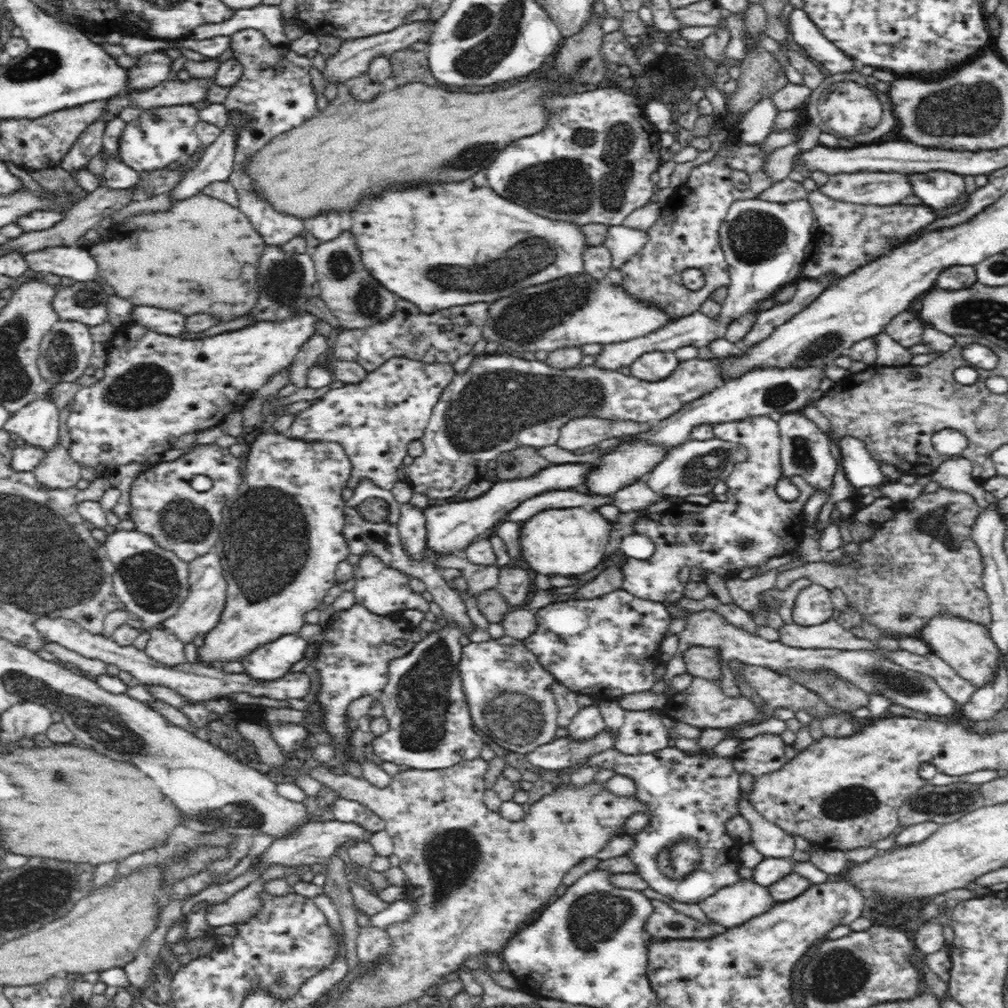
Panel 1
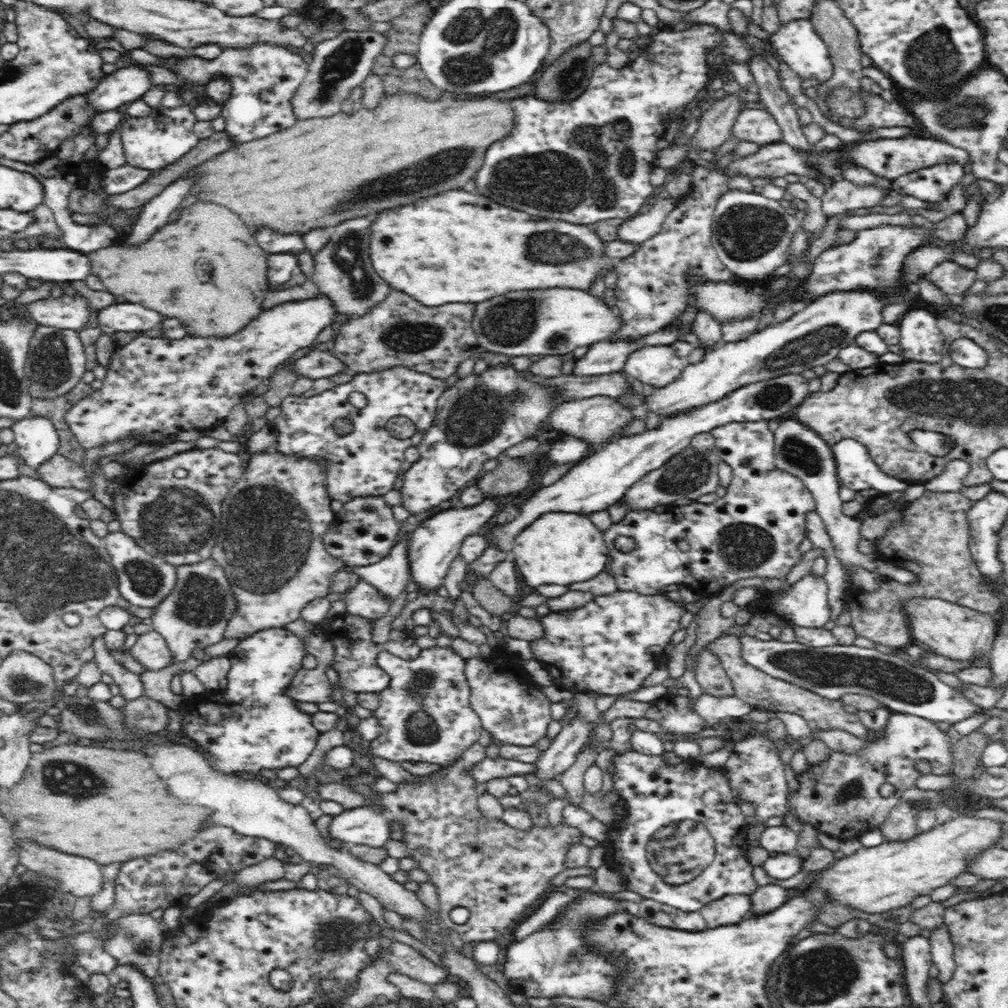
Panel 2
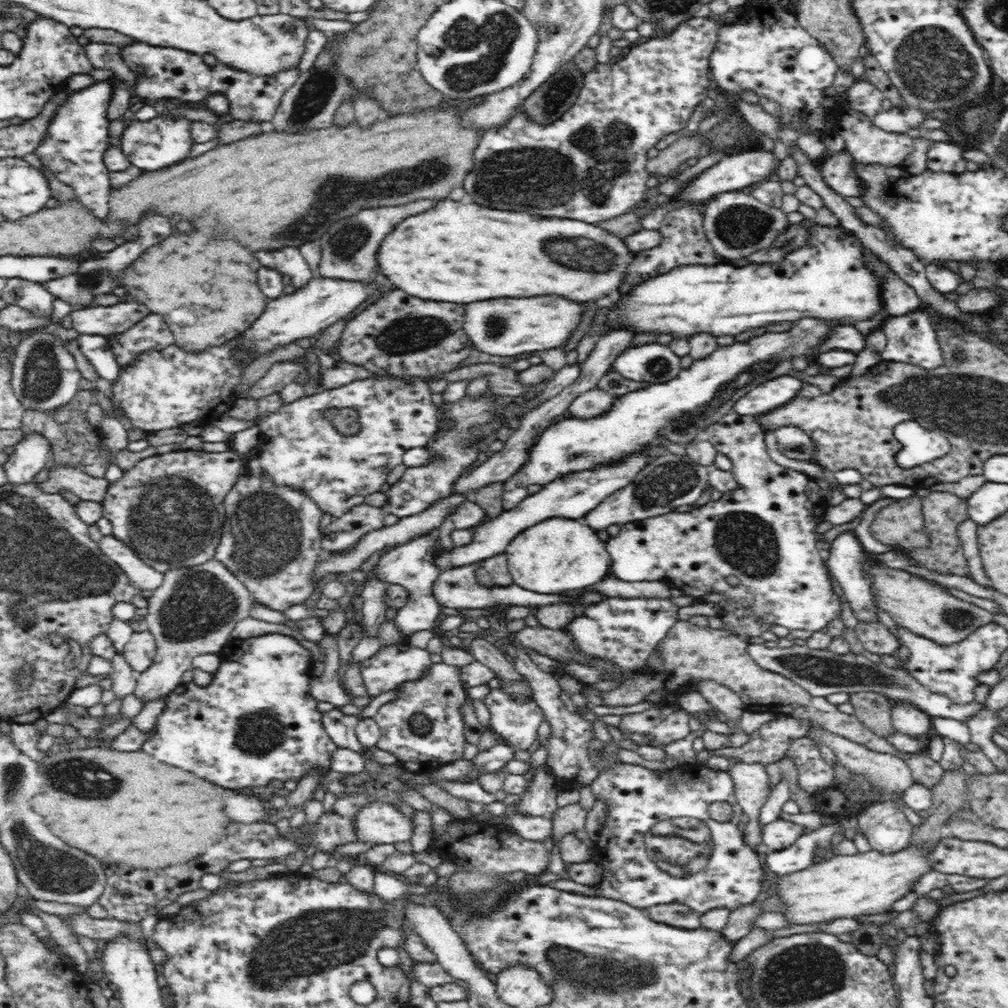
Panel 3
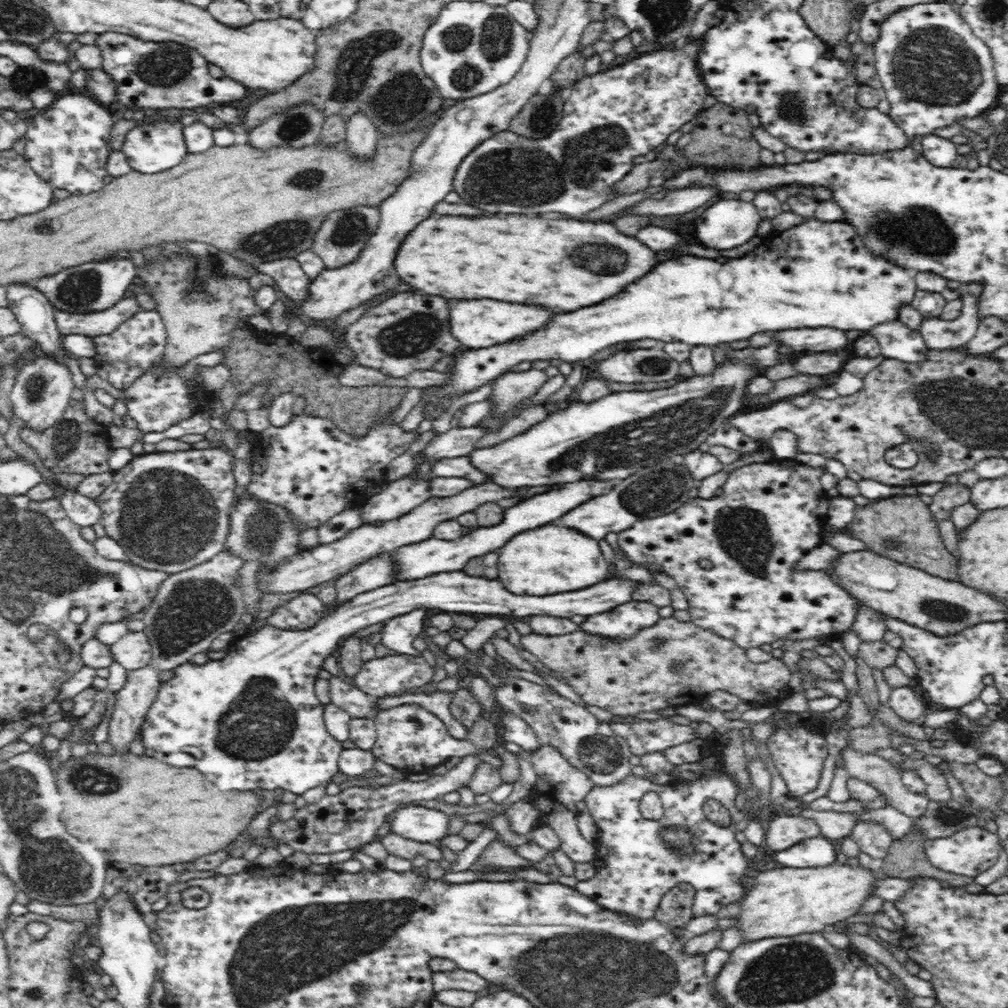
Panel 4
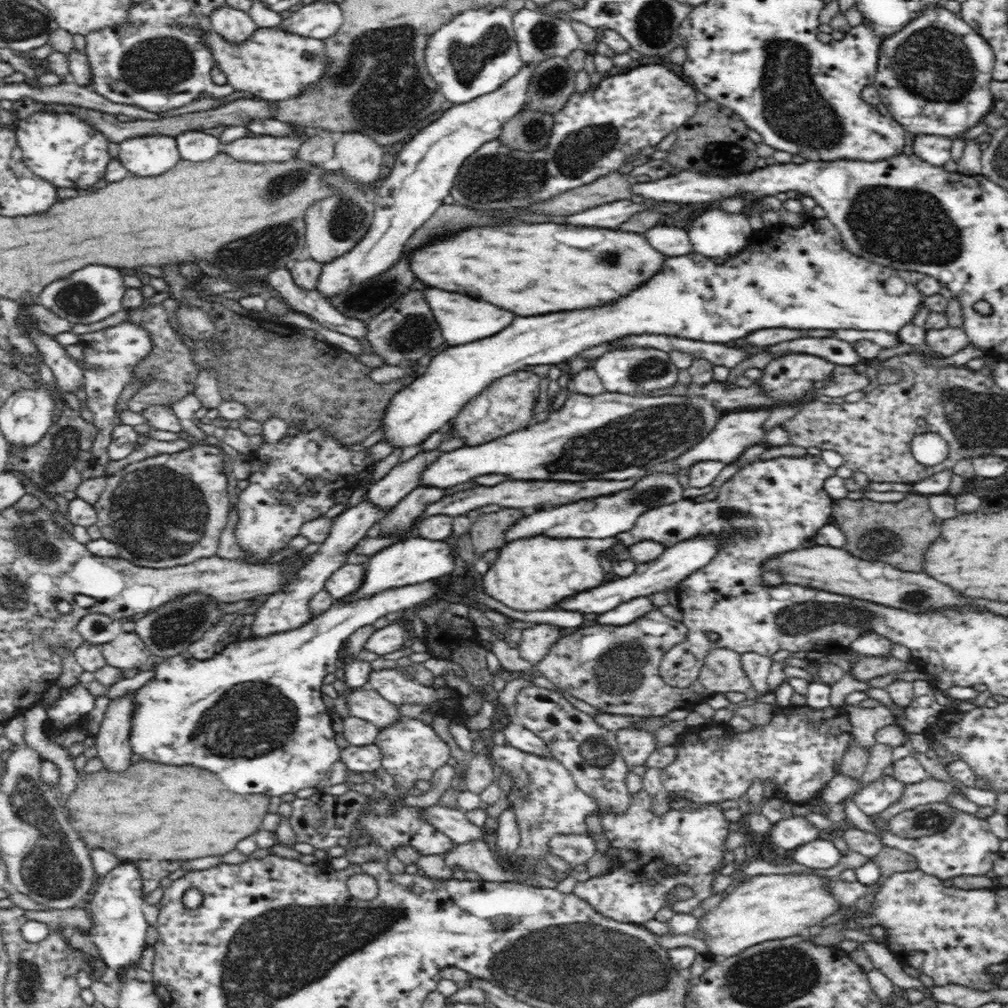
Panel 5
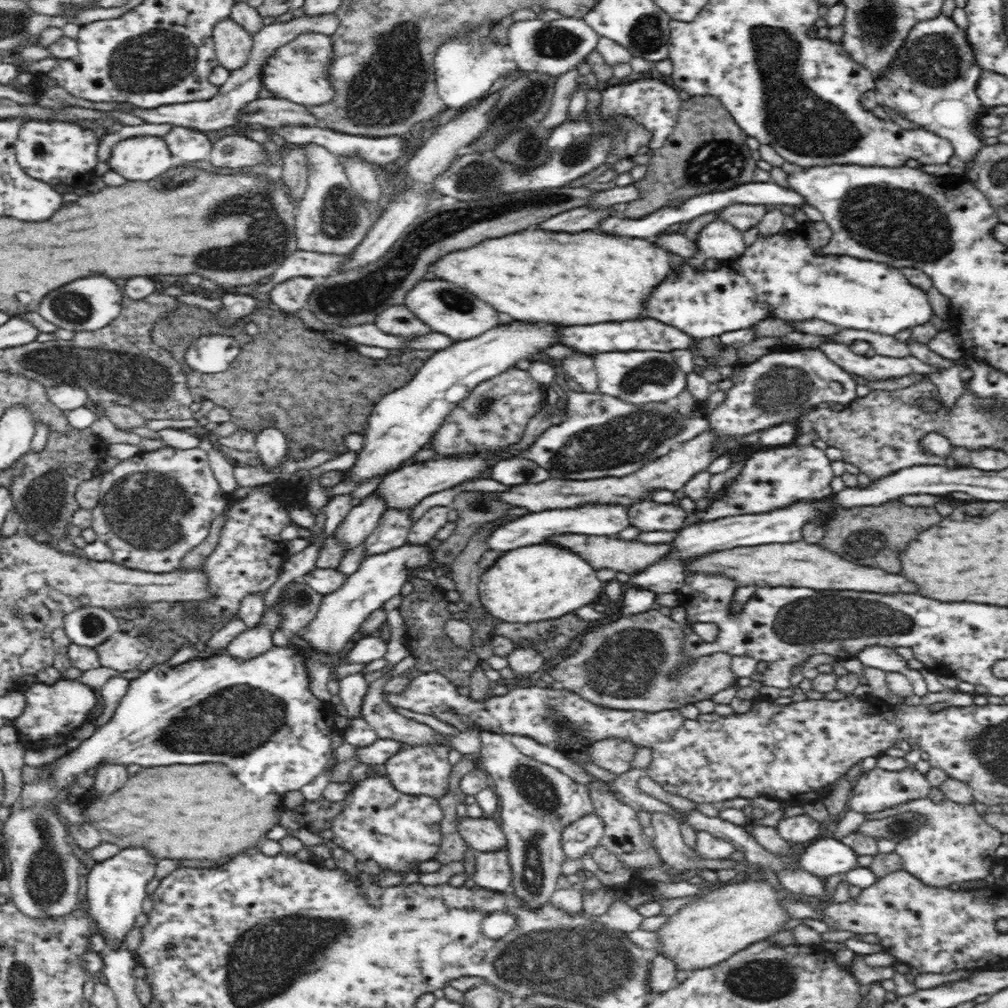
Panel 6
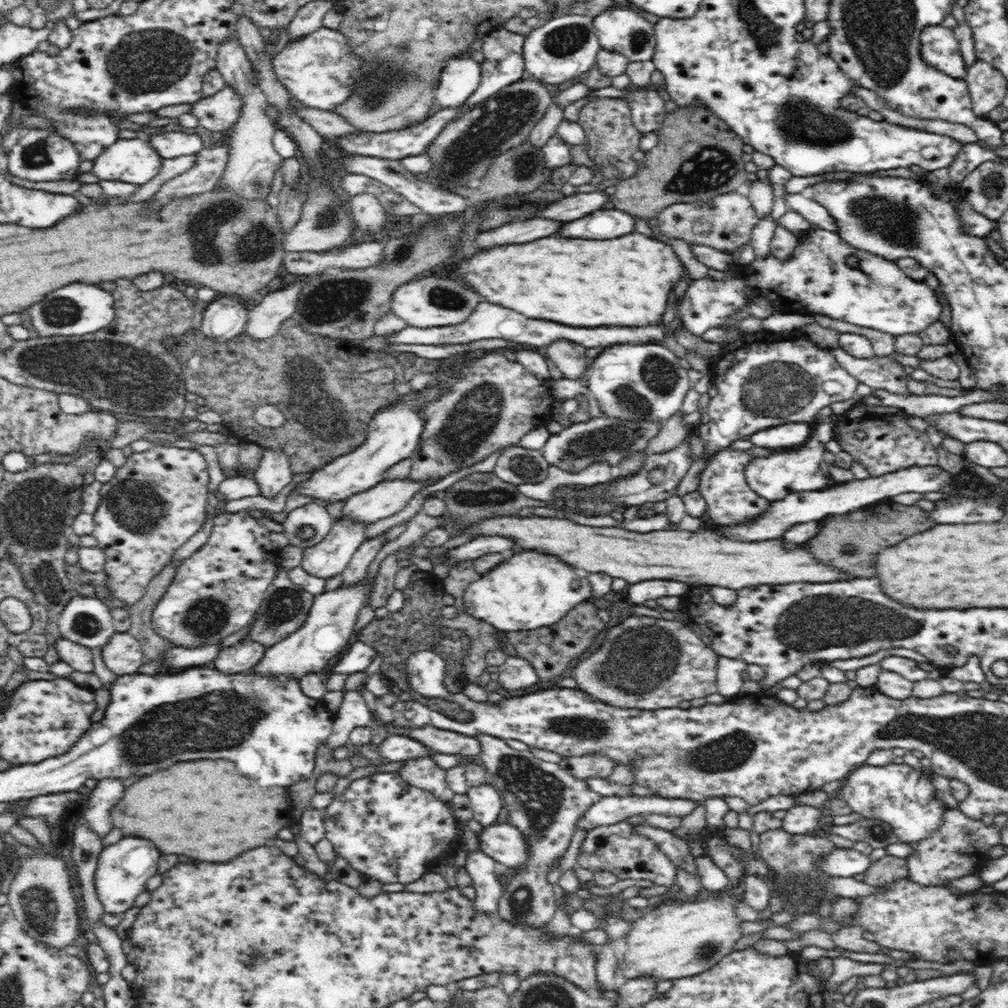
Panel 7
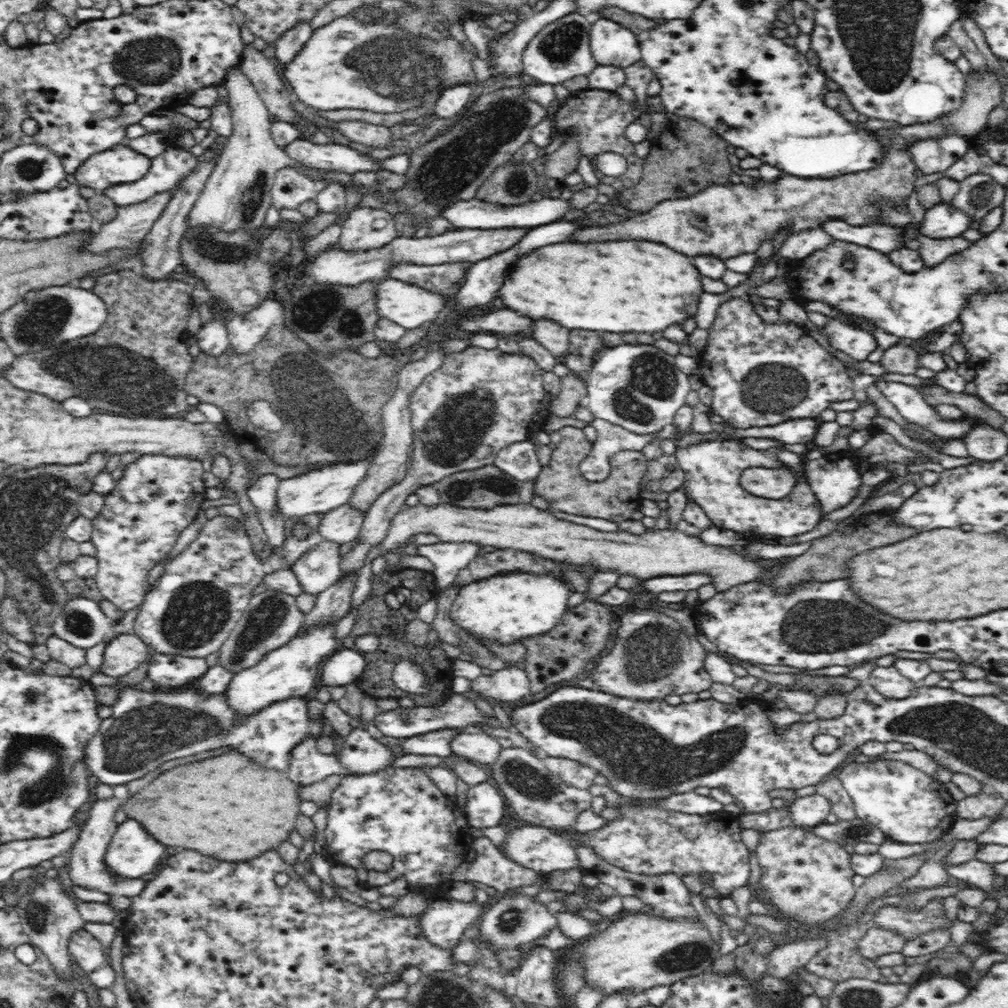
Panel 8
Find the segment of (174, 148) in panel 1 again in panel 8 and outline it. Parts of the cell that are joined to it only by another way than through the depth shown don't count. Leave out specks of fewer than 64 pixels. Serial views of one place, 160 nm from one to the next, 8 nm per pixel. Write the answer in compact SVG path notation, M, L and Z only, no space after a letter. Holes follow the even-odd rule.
M116 145L93 154L74 172L78 186L104 193L112 185L138 181L150 169L151 158L136 153L131 146Z

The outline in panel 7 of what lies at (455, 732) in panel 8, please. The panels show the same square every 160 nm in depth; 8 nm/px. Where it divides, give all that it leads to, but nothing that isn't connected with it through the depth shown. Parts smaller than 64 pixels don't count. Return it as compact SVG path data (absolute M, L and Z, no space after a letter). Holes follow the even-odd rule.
M403 735L388 736L378 747L380 756L392 762L404 762L417 758L428 758L434 751L418 741Z

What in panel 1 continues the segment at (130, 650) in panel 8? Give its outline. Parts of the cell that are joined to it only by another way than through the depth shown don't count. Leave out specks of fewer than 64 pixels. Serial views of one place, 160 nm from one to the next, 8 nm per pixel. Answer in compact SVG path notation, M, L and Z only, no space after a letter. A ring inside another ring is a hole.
M148 629L149 639L143 651L156 662L176 666L184 663L183 642L176 635L166 629Z

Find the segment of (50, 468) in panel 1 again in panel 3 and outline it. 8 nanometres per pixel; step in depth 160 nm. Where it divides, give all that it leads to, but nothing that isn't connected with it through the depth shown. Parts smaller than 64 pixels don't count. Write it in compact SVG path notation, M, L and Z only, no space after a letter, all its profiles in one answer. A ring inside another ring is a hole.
M56 465L49 470L48 480L40 482L40 490L50 493L64 488L74 492L81 500L100 503L108 484L106 477L96 478L77 468Z

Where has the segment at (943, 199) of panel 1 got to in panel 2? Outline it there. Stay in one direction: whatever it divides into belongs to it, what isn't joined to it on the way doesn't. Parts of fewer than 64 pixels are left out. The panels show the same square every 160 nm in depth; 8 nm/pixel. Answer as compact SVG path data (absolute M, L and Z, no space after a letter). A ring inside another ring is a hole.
M940 162L895 178L893 189L901 195L909 194L927 202L938 202L962 180L964 173L963 165L957 162Z

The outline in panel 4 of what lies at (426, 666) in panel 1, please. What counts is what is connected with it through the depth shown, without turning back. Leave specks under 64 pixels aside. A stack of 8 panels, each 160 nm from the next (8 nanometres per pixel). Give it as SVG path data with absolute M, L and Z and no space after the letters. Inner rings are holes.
M403 704L380 710L373 722L377 738L371 752L380 761L407 774L430 773L434 767L450 758L463 758L478 752L467 737L461 740L452 738L442 720L419 706Z

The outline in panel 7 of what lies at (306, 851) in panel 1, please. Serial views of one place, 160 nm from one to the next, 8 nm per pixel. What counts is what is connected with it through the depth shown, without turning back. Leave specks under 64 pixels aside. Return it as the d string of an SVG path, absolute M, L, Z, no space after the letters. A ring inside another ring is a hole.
M494 823L484 827L479 831L478 839L480 850L504 866L520 866L520 863L527 863L532 858L528 840L512 824Z

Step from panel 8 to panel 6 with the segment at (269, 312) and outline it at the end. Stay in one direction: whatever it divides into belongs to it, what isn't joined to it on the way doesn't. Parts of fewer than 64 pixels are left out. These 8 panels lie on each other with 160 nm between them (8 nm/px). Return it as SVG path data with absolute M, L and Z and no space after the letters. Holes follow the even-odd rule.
M292 278L278 283L270 291L270 301L275 304L284 315L294 315L297 311L306 308L307 299L314 291L317 279Z

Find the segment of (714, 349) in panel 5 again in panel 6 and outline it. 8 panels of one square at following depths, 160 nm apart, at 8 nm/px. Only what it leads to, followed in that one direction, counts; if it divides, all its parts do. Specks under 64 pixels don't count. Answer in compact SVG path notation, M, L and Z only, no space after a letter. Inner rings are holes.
M654 318L634 320L634 322L608 322L608 324L596 324L596 326L566 326L560 328L560 344L574 346L580 352L586 354L600 354L608 350L656 350L671 352L687 349L692 346L693 338L685 332L680 332L674 326L662 324Z

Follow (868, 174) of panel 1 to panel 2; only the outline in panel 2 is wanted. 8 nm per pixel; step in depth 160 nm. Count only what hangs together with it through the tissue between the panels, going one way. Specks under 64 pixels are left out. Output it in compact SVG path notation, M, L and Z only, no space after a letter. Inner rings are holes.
M839 178L821 196L821 208L828 217L840 214L844 210L870 208L876 206L888 191L874 186L856 186L848 180Z

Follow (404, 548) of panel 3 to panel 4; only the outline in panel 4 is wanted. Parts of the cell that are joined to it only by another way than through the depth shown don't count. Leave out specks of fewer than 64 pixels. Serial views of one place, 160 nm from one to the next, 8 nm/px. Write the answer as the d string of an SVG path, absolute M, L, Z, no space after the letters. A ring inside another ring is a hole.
M389 555L371 558L335 580L334 588L337 592L335 603L348 602L356 595L396 581L394 579L394 565L392 565ZM414 609L405 615L387 620L381 629L381 644L400 654L422 654L412 644L422 630L426 609Z

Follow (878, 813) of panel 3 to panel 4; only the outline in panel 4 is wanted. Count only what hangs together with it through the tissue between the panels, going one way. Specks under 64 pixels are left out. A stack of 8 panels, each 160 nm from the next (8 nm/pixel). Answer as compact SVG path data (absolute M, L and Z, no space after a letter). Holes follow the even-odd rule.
M872 821L856 823L849 837L857 843L861 853L870 856L876 862L887 856L893 842L884 826Z

